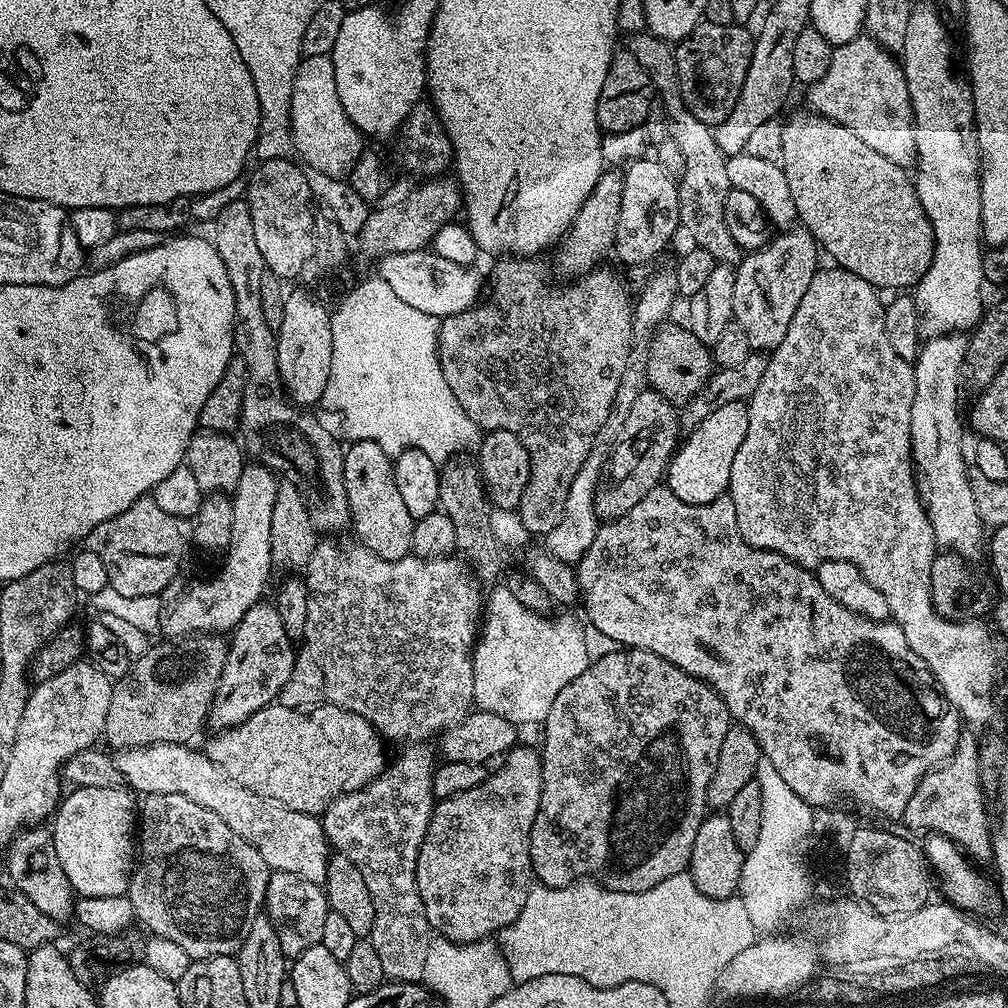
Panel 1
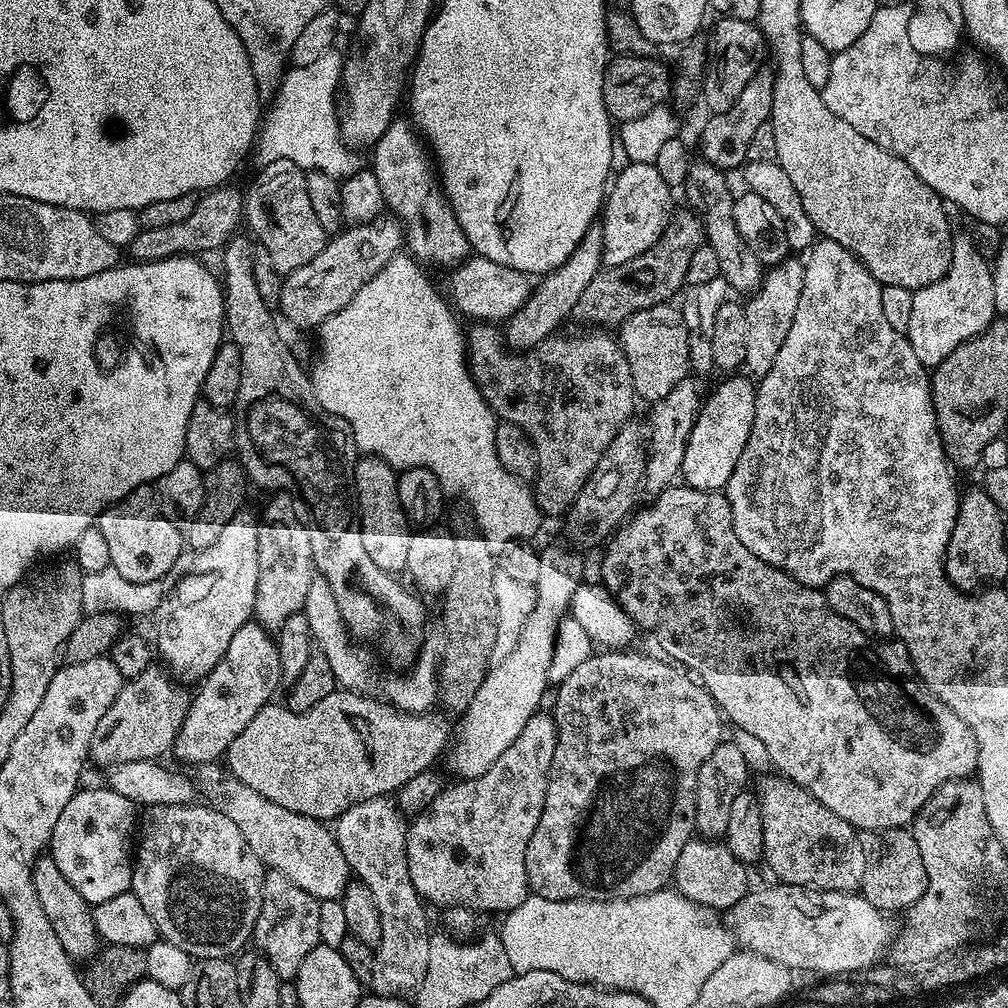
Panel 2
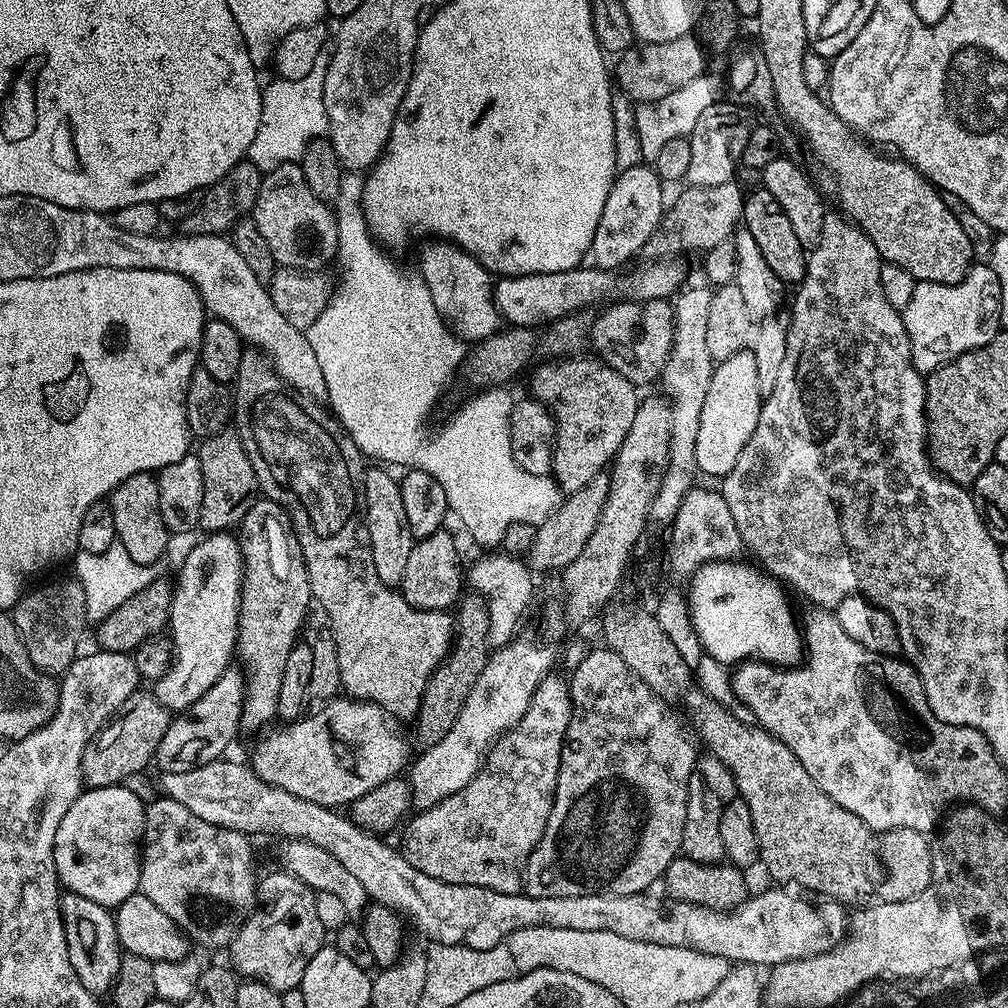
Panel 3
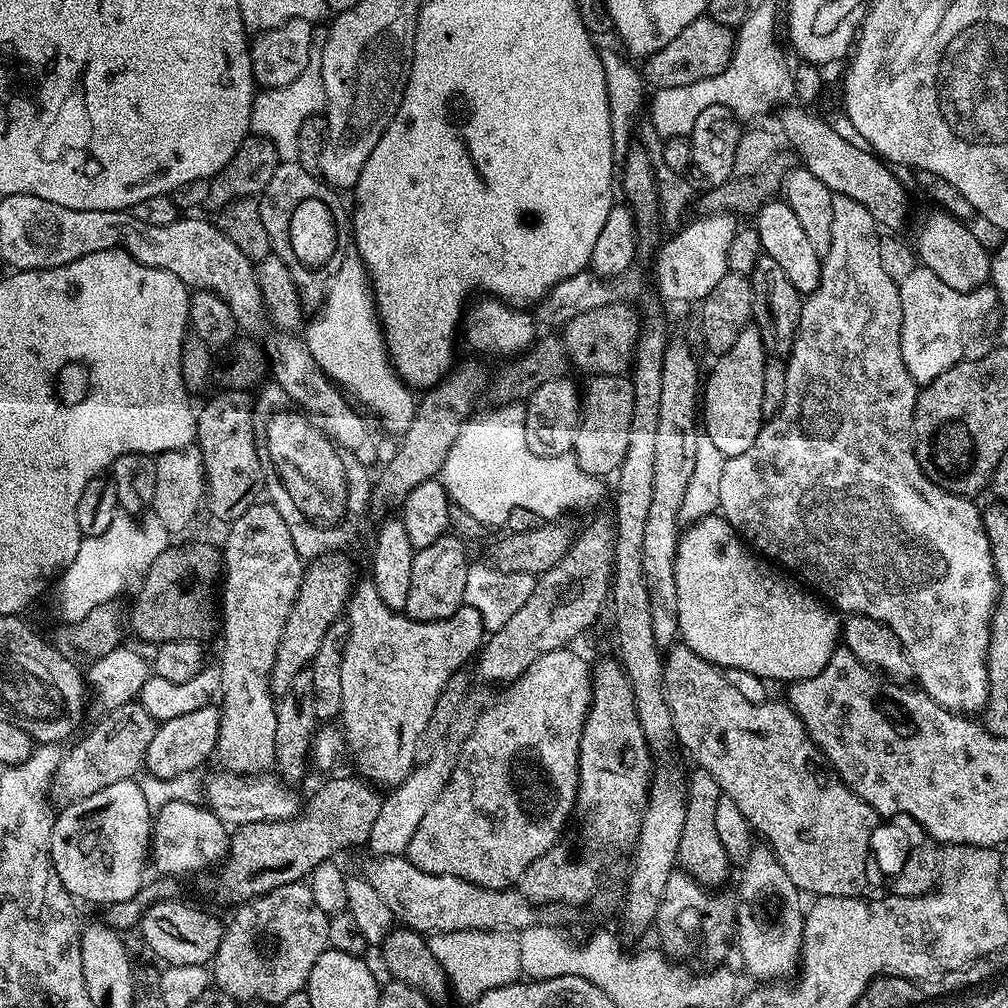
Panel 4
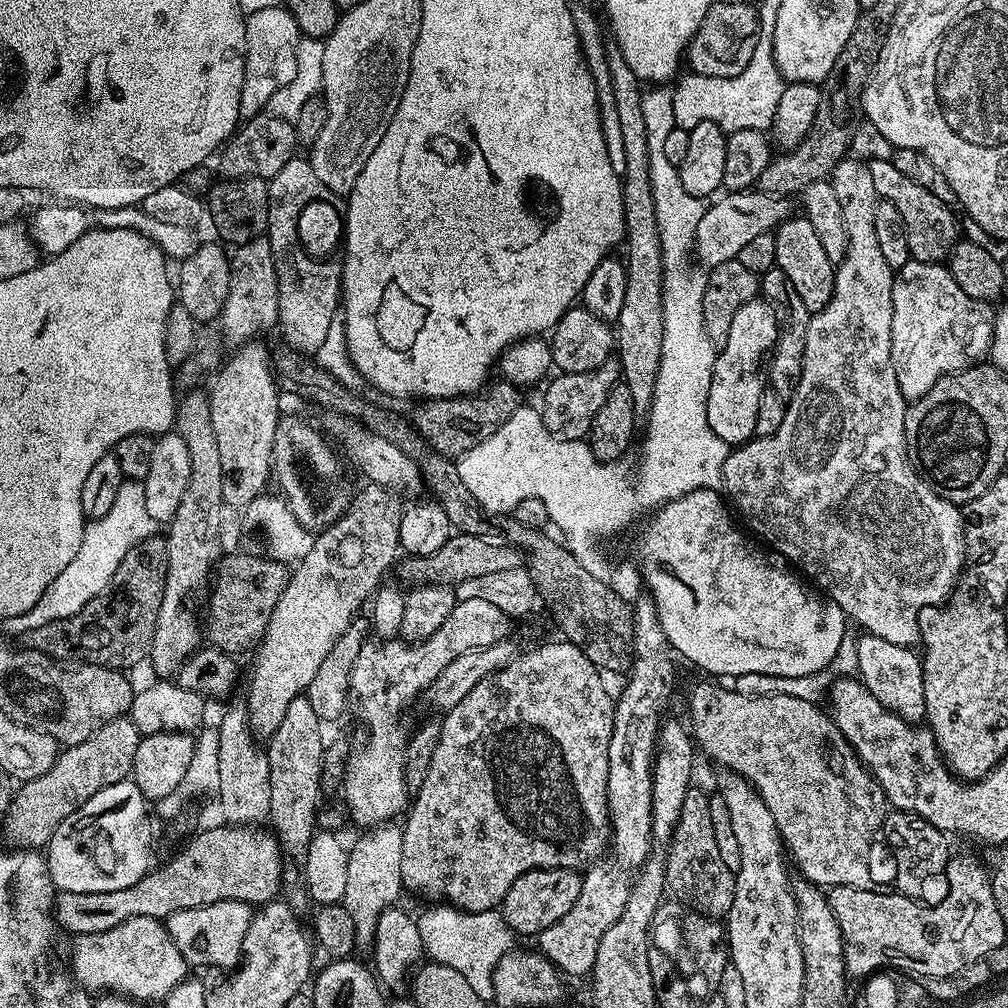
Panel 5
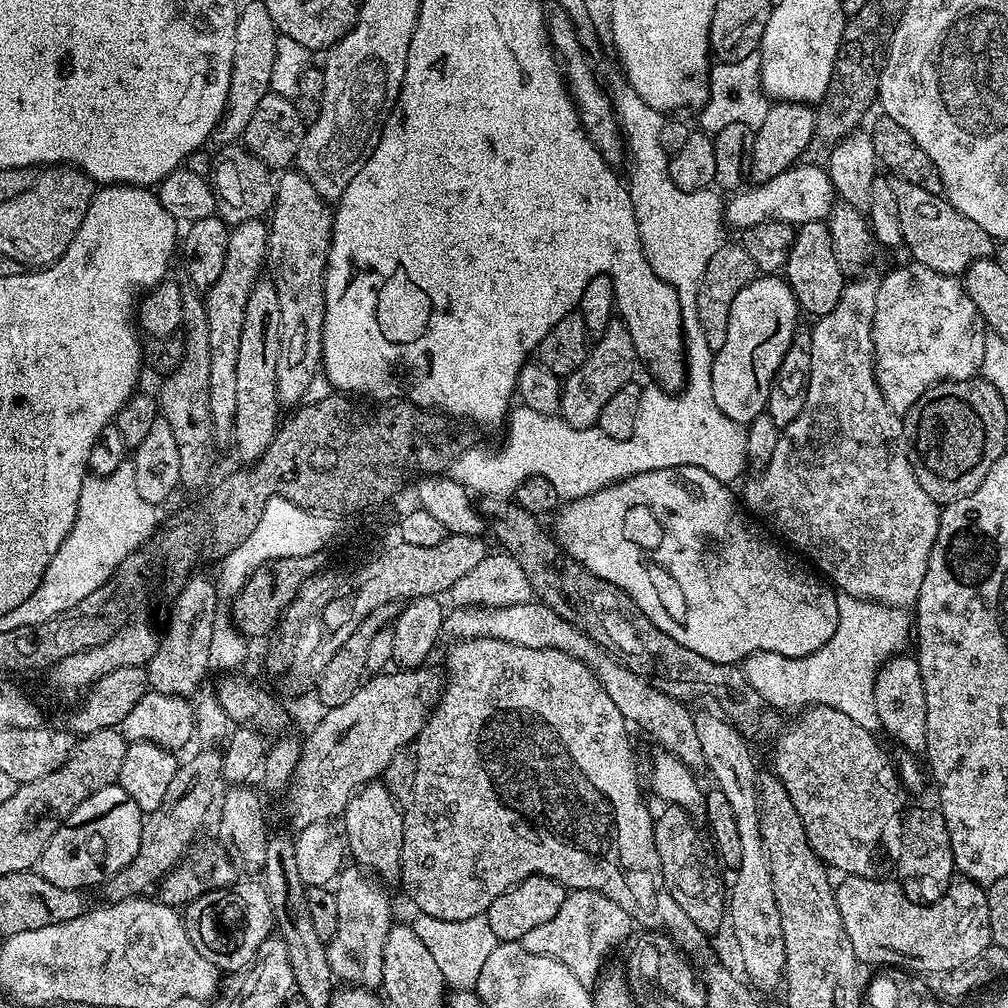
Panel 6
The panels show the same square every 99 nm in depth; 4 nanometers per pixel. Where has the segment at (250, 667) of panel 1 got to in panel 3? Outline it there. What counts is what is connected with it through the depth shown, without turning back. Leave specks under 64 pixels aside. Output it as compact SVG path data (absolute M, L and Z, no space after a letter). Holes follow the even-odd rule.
M229 666L222 678L218 678L218 682L214 682L214 686L210 686L210 690L206 690L198 702L194 702L194 706L175 713L169 719L166 734L162 734L162 742L158 742L155 767L160 767L161 773L182 774L221 759L227 753L224 751L231 746L236 732L241 731L245 683L243 671L239 667Z

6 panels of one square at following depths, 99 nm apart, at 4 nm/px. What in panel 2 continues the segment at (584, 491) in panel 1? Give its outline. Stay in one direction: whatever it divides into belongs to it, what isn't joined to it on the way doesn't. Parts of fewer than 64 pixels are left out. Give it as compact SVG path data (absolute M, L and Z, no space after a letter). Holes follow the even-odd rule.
M552 544L549 548L541 547L539 549L541 565L534 583L536 589L534 610L530 610L530 618L526 618L526 626L522 626L522 634L518 636L514 650L510 650L510 654L506 658L489 667L482 686L478 686L478 694L474 694L474 702L470 702L468 709L459 717L460 730L457 734L455 731L454 739L446 752L448 768L456 775L453 777L460 780L473 780L486 774L486 770L490 770L490 766L494 766L494 762L498 762L498 758L502 758L506 746L510 746L510 742L514 742L514 738L518 738L518 734L522 734L526 722L530 722L530 718L536 715L541 707L540 699L543 698L544 691L548 688L548 676L550 680L550 673L554 668L558 647L556 635L560 632L560 619L569 615L574 590L585 579L584 560L579 556L581 553L575 547L573 548L567 548L564 544Z

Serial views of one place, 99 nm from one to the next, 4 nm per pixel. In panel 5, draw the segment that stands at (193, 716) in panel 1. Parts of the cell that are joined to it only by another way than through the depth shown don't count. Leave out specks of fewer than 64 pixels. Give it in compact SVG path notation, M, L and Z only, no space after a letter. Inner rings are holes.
M119 716L102 730L94 730L86 742L69 744L57 755L54 766L33 780L25 780L15 789L3 817L4 836L9 845L20 850L40 850L50 842L54 830L74 810L82 807L98 790L106 790L106 786L114 786L114 782L129 779L134 766L134 754L138 750L141 733L138 726L128 716Z

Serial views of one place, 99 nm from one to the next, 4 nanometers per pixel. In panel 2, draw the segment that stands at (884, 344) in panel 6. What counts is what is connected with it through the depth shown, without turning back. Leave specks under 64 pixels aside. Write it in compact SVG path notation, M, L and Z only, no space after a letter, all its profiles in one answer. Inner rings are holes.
M956 234L953 235L949 272L940 281L913 291L914 306L910 310L910 326L906 335L910 346L914 346L918 362L922 362L925 368L935 368L951 352L958 350L962 342L973 340L997 319L992 270L989 257L980 253L971 235Z

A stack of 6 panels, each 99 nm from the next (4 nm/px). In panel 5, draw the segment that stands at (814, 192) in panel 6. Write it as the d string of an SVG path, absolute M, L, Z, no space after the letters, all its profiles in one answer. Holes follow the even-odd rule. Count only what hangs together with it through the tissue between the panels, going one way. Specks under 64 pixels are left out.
M759 190L725 191L723 195L713 199L705 207L702 222L698 222L694 249L695 259L701 265L708 264L709 269L718 267L722 262L737 259L742 246L746 246L750 238L758 238L758 234L763 232L772 232L780 221L789 219L793 211L791 202L791 199L772 196L768 192Z

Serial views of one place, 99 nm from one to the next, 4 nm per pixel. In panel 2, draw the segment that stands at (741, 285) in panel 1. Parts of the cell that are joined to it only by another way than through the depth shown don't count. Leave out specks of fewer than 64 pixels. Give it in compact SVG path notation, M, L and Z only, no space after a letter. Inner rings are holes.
M790 256L780 264L767 269L762 284L745 303L746 310L746 358L745 369L756 378L770 372L778 351L786 342L794 322L795 311L802 294L802 284L805 282L804 263L797 257Z

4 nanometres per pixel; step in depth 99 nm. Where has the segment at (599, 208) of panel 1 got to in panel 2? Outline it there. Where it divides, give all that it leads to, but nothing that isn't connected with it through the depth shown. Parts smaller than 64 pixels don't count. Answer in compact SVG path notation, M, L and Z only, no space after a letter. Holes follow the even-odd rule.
M598 224L592 225L588 228L586 234L583 235L582 241L575 248L574 253L562 264L561 267L555 269L555 271L547 273L539 282L535 285L531 295L528 296L528 300L512 315L504 326L502 335L505 339L505 344L513 351L528 351L536 345L540 345L546 337L553 335L559 328L557 328L564 320L568 320L571 317L574 303L578 302L579 295L583 290L586 290L586 286L594 279L597 273L602 267L602 230Z

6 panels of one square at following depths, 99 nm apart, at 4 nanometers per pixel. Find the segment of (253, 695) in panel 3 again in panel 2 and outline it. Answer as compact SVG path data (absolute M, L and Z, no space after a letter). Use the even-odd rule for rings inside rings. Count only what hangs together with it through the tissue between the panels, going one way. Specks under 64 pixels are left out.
M280 490L268 500L258 516L258 594L254 598L255 623L275 630L290 618L290 614L304 611L306 594L314 579L310 537L300 524L294 502L287 492Z

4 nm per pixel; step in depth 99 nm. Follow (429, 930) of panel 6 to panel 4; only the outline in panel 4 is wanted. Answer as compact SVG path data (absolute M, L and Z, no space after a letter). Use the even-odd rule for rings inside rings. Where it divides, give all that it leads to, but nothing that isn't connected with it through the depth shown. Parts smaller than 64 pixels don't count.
M438 932L427 937L430 954L438 960L454 996L465 1002L477 1000L495 988L521 979L518 939L511 932Z

